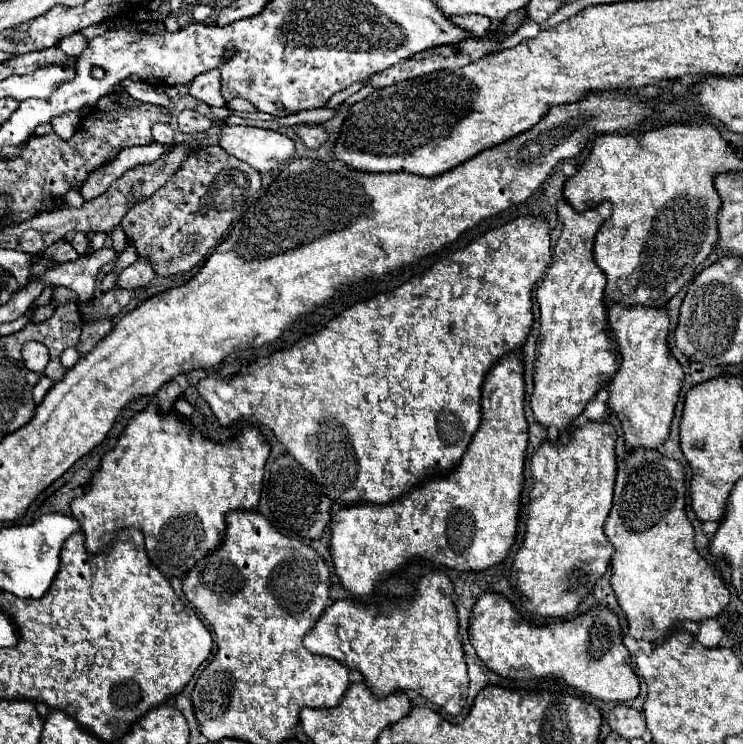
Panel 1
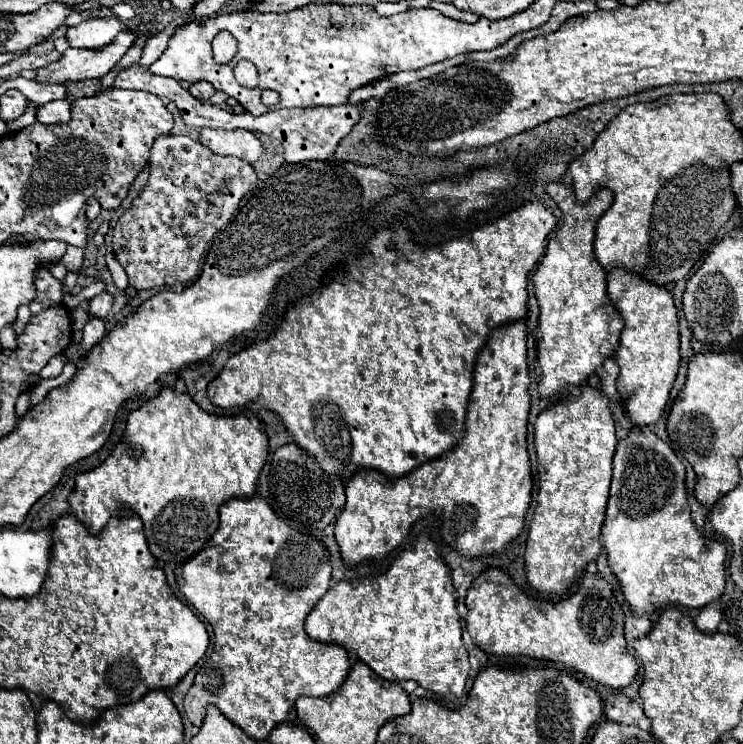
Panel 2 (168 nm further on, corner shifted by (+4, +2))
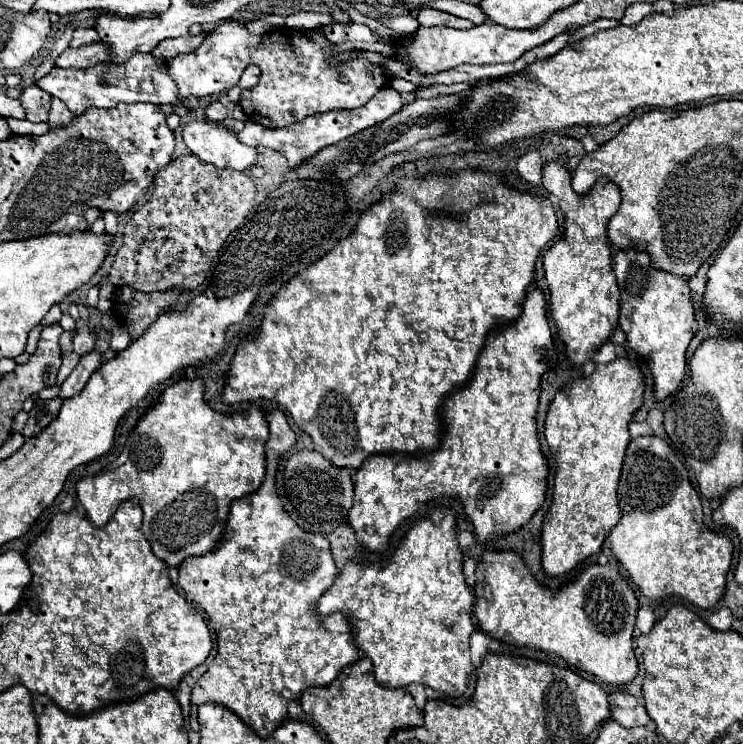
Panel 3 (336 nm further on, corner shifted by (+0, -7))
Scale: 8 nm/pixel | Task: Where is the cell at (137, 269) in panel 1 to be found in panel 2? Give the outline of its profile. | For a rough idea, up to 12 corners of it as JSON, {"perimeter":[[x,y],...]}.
{"perimeter":[[101,292],[91,300],[91,316],[109,316],[113,294]]}

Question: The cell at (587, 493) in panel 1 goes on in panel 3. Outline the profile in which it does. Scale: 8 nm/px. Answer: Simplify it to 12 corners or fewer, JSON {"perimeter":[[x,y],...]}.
{"perimeter":[[597,365],[549,405],[547,575],[601,551],[645,375]]}

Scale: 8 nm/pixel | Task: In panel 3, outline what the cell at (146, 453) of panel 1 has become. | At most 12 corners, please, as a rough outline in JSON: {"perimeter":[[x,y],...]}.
{"perimeter":[[169,385],[77,483],[91,523],[139,497],[169,567],[209,553],[265,477],[265,413]]}

